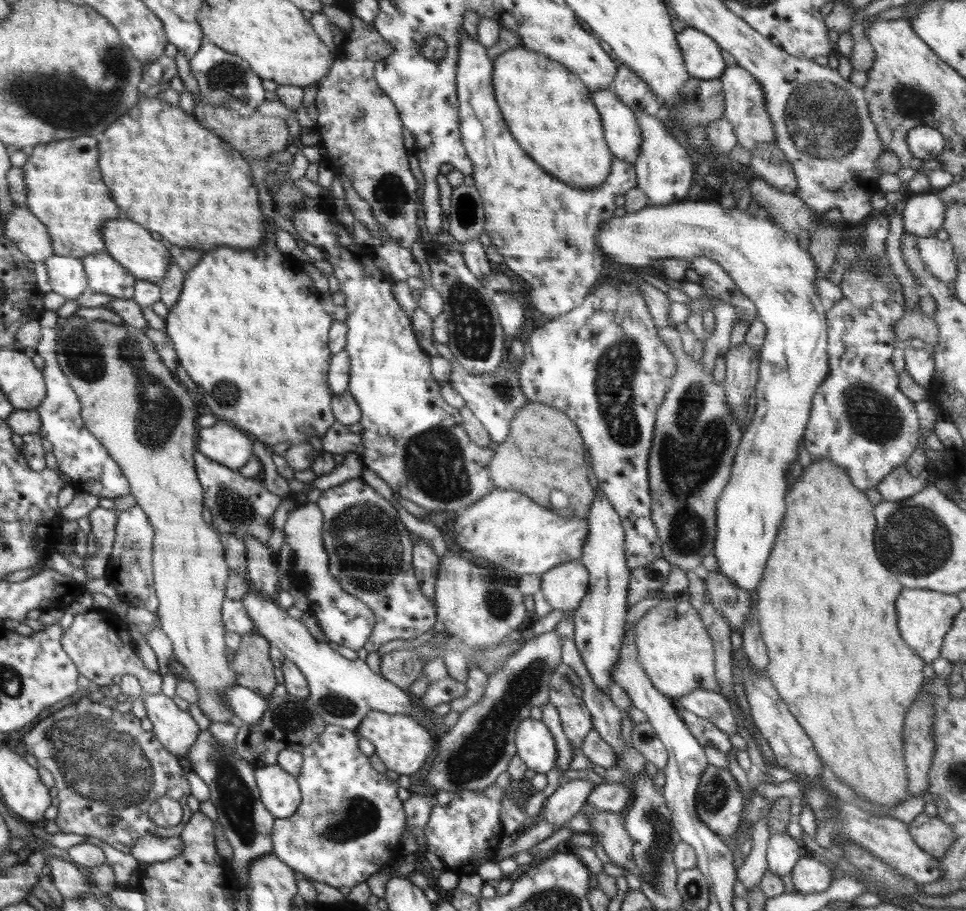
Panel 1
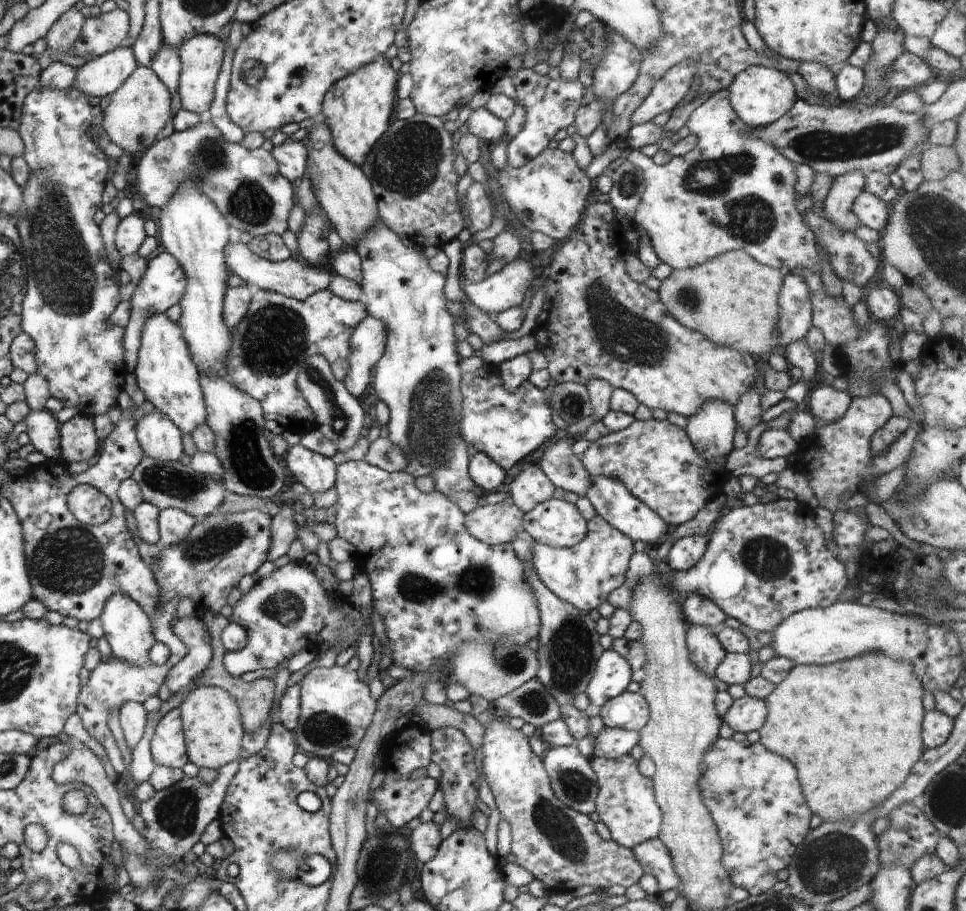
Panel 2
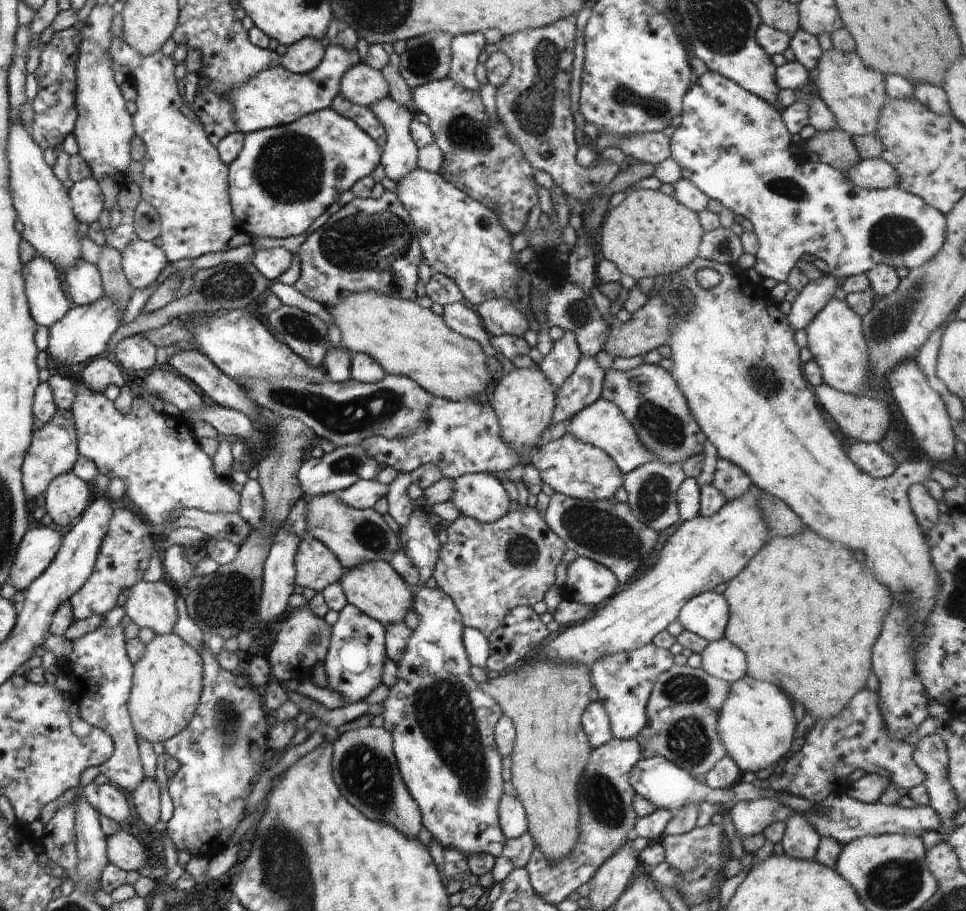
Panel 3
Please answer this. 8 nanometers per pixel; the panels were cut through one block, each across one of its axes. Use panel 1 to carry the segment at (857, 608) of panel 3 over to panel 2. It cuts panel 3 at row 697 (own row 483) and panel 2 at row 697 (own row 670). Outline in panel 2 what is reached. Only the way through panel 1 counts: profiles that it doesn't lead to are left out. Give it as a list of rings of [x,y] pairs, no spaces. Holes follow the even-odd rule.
[[[866,652],[857,658],[840,660],[832,662],[824,666],[795,665],[790,670],[784,680],[776,685],[772,693],[765,699],[768,714],[766,714],[766,722],[761,729],[761,738],[759,744],[764,748],[786,758],[796,768],[801,790],[806,800],[807,806],[814,815],[820,816],[823,821],[826,820],[844,820],[844,818],[856,818],[868,810],[878,808],[880,804],[884,804],[884,800],[892,795],[894,790],[898,790],[904,780],[910,774],[912,766],[916,760],[922,756],[924,744],[922,743],[922,724],[927,712],[923,706],[924,686],[922,682],[916,678],[914,666],[906,660],[894,660],[882,652]]]

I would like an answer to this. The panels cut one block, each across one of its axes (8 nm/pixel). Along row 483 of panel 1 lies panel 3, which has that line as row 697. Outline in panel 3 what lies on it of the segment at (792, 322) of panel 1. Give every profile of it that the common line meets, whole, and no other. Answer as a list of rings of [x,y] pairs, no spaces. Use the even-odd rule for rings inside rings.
[[[746,674],[730,684],[728,698],[720,708],[716,730],[727,755],[736,762],[741,772],[765,776],[773,771],[774,764],[792,746],[796,724],[792,704],[782,690],[775,684]]]

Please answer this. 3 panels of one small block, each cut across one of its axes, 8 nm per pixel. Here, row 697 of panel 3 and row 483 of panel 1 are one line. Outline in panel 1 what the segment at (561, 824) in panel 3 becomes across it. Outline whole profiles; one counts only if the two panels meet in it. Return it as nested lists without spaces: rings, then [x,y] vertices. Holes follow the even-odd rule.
[[[526,401],[512,417],[510,432],[496,445],[489,464],[493,489],[514,489],[527,494],[543,507],[551,507],[550,492],[560,490],[568,497],[568,506],[560,515],[587,517],[594,490],[588,482],[588,465],[584,461],[584,441],[580,431],[566,413],[542,402]]]

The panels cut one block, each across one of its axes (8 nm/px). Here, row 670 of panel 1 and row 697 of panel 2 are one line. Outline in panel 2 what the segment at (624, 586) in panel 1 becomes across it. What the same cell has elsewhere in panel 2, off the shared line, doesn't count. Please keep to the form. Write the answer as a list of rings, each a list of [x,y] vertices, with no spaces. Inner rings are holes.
[[[606,650],[600,654],[594,668],[594,676],[585,687],[585,694],[595,706],[603,706],[608,700],[626,691],[632,682],[630,664],[618,652]]]

